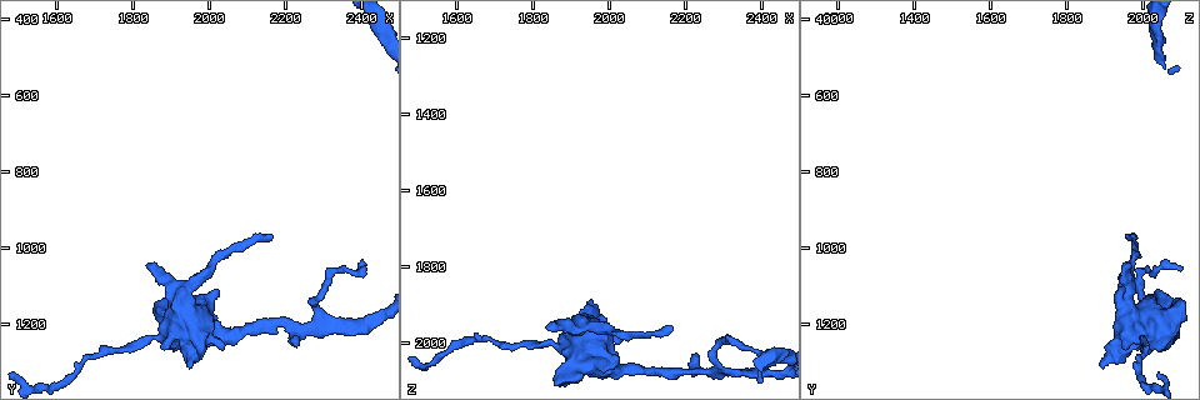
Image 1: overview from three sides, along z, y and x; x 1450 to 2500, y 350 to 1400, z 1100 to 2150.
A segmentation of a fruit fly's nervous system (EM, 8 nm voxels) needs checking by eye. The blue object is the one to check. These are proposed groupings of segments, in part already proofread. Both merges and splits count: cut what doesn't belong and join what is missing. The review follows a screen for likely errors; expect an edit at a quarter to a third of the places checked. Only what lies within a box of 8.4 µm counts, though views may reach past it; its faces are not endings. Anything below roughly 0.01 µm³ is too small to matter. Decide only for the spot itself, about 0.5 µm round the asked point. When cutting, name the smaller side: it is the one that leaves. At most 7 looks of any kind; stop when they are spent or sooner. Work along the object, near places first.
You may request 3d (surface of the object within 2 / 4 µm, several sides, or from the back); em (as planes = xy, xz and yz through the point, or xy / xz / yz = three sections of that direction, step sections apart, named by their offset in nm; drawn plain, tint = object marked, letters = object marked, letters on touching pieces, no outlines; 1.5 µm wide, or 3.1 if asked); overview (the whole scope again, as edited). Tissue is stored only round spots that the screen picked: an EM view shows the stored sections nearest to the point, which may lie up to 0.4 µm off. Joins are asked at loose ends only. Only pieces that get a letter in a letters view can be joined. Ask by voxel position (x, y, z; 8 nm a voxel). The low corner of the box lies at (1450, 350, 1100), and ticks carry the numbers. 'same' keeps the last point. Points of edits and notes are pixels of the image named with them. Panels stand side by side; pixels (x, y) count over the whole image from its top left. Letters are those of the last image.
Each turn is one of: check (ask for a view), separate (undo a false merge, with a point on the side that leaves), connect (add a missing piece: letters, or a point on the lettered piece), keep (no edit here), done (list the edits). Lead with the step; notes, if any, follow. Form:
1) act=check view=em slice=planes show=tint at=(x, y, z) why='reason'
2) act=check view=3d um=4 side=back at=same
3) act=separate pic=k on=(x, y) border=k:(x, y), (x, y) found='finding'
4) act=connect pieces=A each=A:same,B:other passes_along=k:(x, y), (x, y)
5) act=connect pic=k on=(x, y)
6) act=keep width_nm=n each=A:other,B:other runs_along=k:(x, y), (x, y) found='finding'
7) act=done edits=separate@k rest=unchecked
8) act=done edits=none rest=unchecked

act=check view=3d um=2 at=(2165, 965, 1965) why='tapers out'

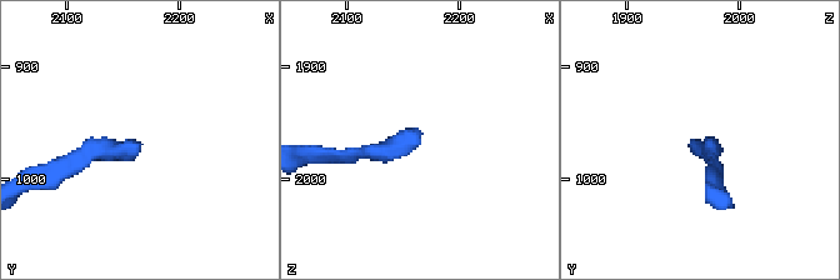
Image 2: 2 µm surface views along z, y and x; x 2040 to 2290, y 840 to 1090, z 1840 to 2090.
act=check view=em slice=xz step=8 show=tint at=(2166, 970, 1960) why='now the EM'

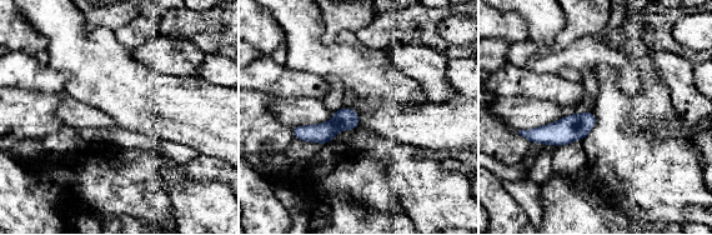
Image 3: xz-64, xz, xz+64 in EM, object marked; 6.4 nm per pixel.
act=check view=em slice=planes show=letters at=same why='cut it another way'

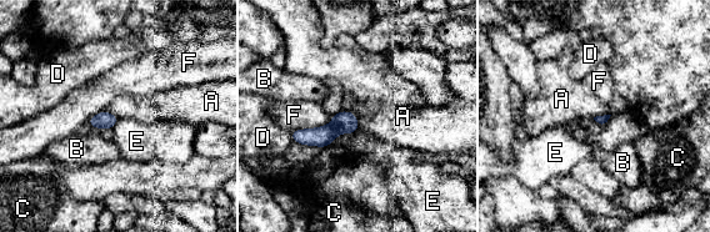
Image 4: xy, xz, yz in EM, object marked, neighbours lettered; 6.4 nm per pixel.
act=keep each=A:other,B:other,C:other,D:other,E:other,F:other border=4:(611, 115), (601, 124), (593, 119) found='none of them fits'

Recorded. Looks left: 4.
act=check view=em slice=yz step=8 show=letters at=(1950, 1310, 1885) why='thick end'

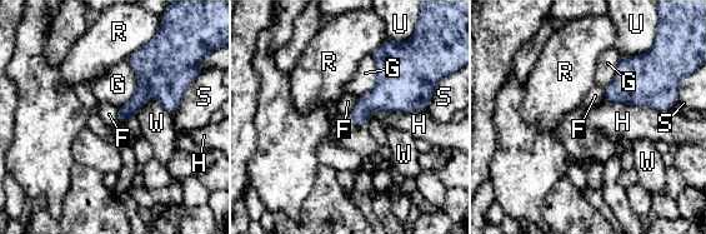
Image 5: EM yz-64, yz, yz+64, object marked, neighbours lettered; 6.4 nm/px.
act=check view=em slice=xz step=4 show=letters at=same

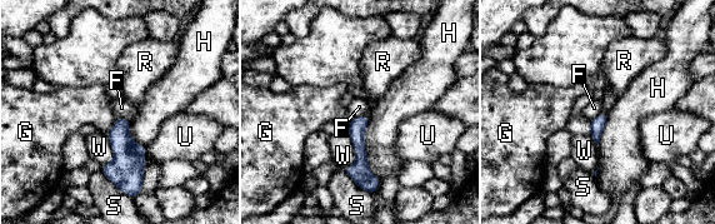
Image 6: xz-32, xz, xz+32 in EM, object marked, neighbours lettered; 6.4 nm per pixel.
act=keep each=F:other,G:other,H:other,R:other,S:other,U:other,W:other runs_along=6:(364, 118), (360, 174), (370, 185) found='none of them fits'

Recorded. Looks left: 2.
act=check view=em slice=planes show=letters at=(2215, 1250, 2035) why='free end'

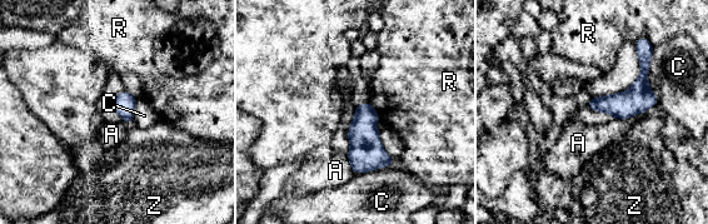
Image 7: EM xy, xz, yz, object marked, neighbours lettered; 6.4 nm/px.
act=keep width_nm=130 each=A:other,C:other,R:other,Z:other border=7:(643, 112), (628, 118), (614, 118) found='no lettered piece goes on from it'

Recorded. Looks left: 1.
act=done edits=none rest=unchecked

